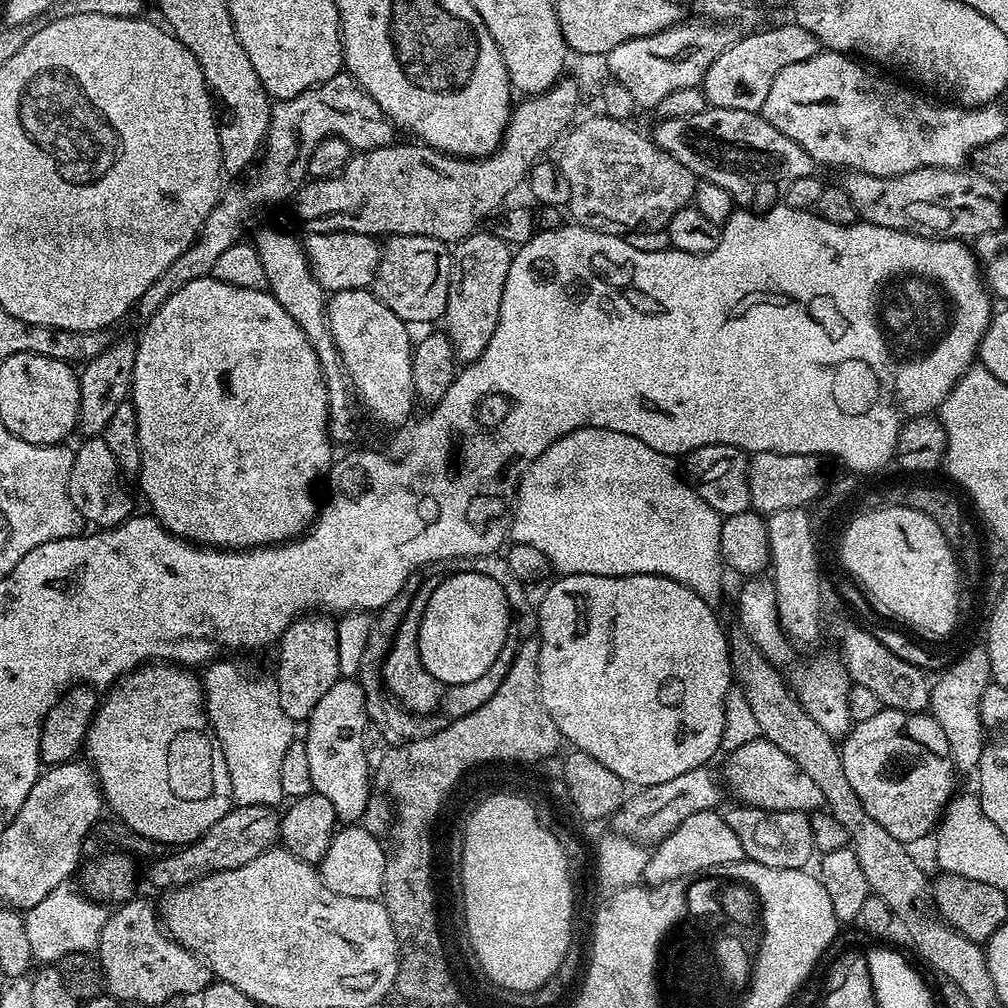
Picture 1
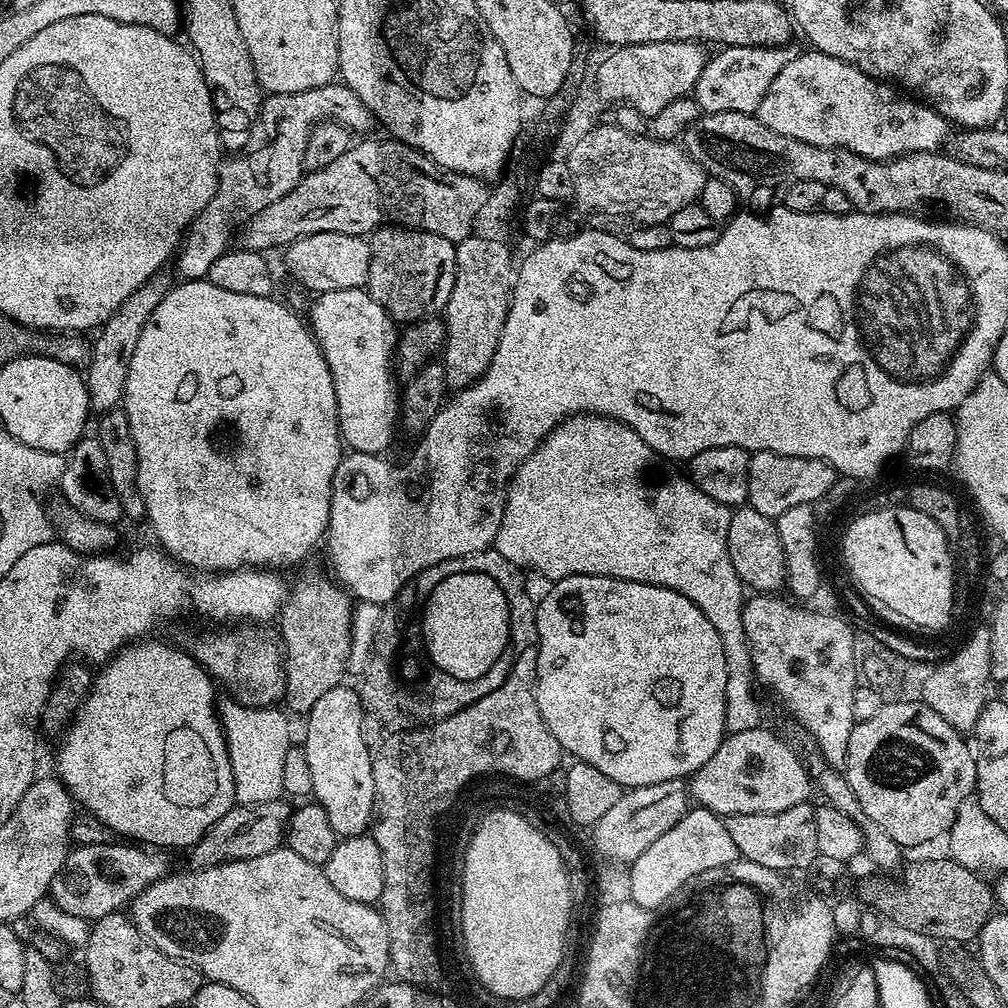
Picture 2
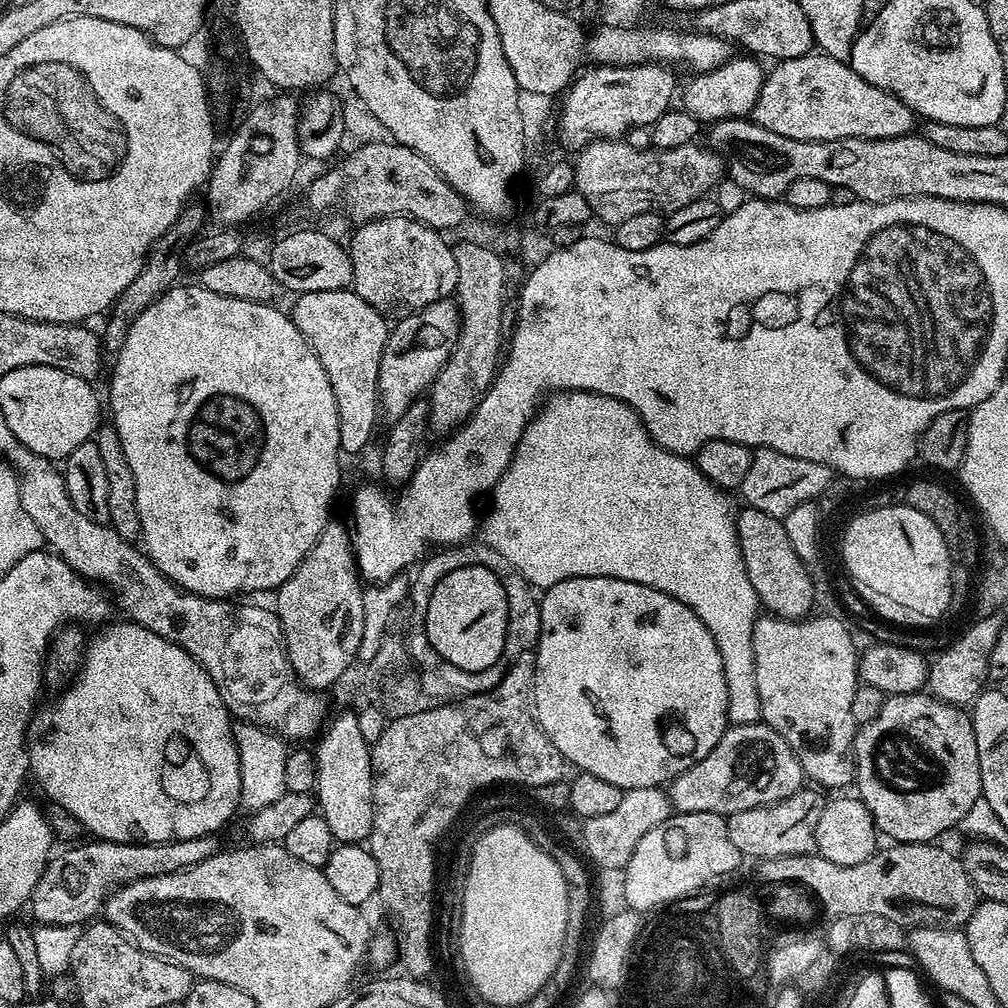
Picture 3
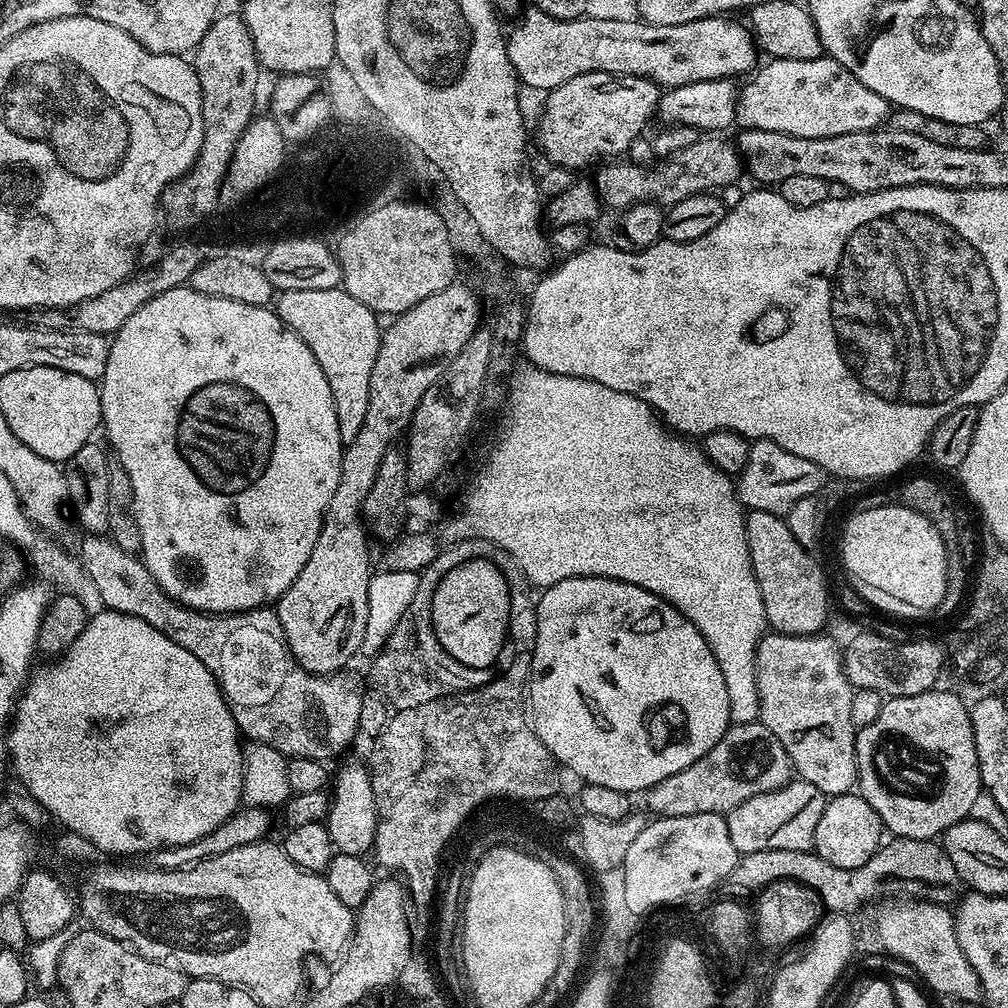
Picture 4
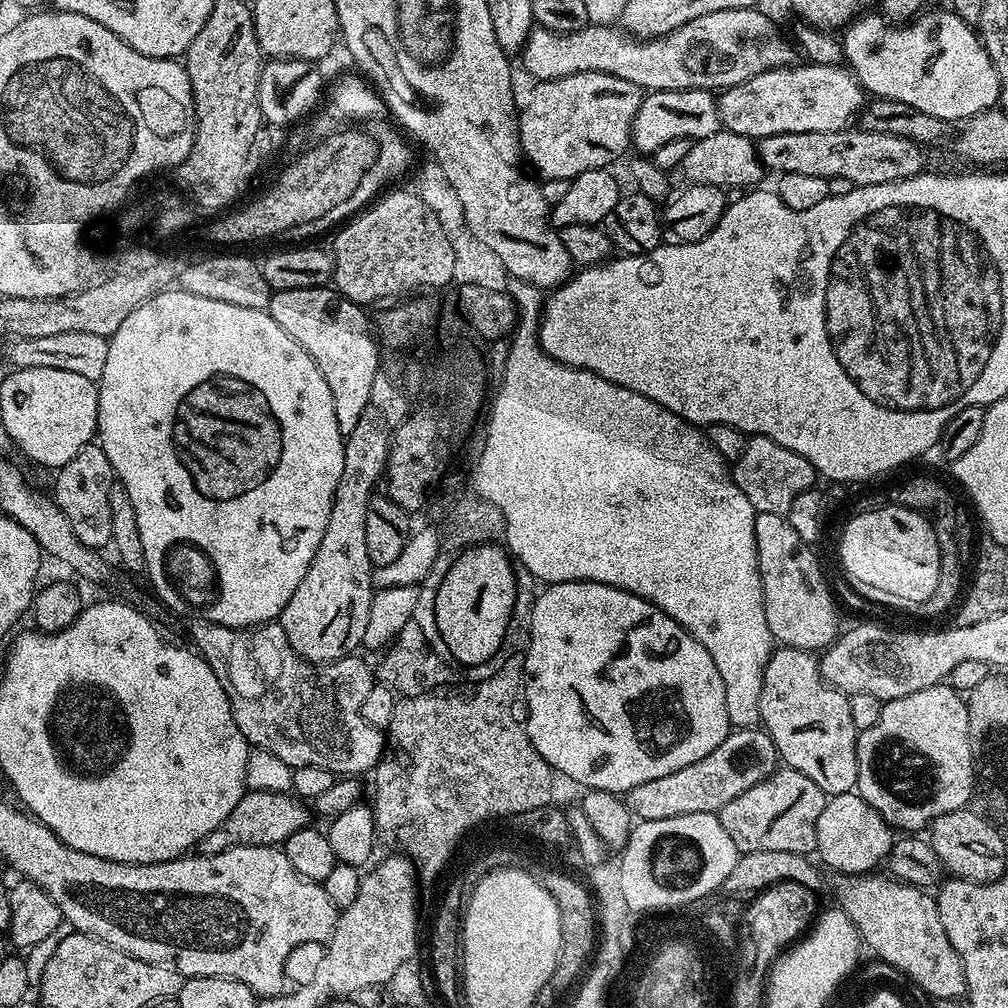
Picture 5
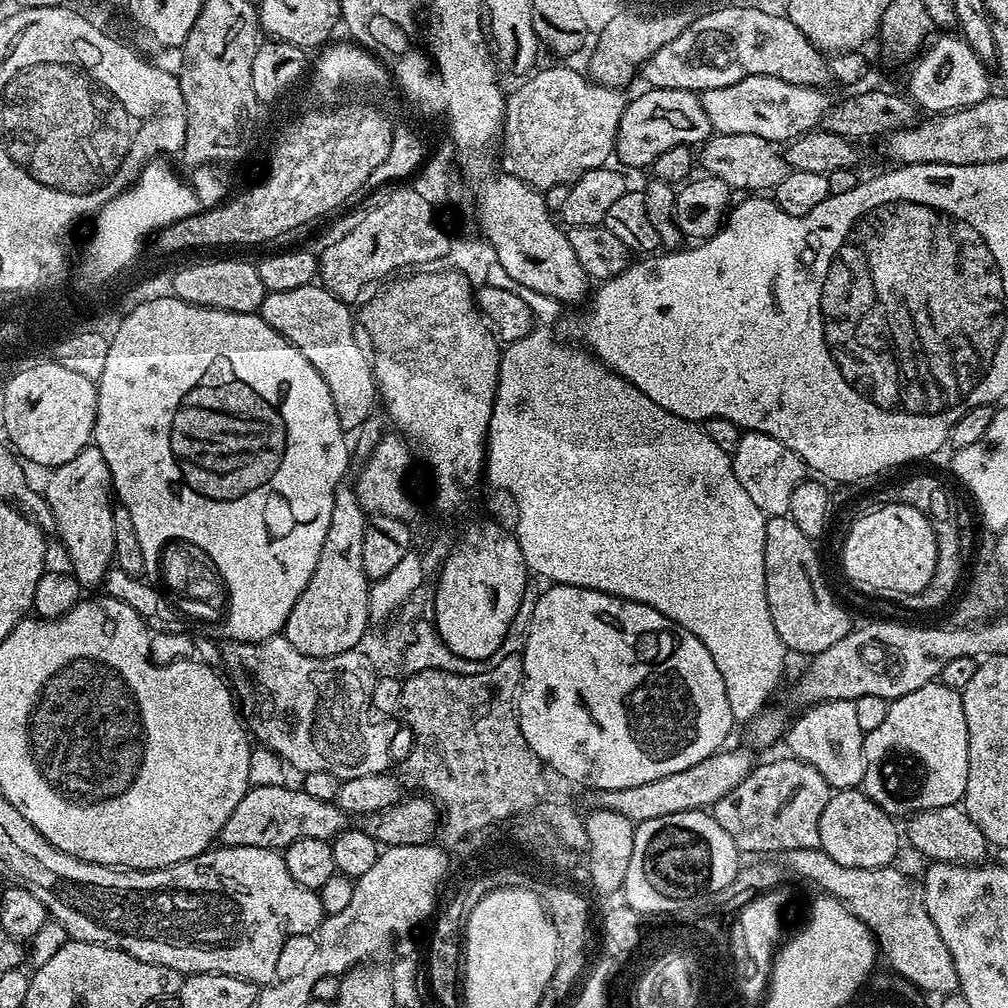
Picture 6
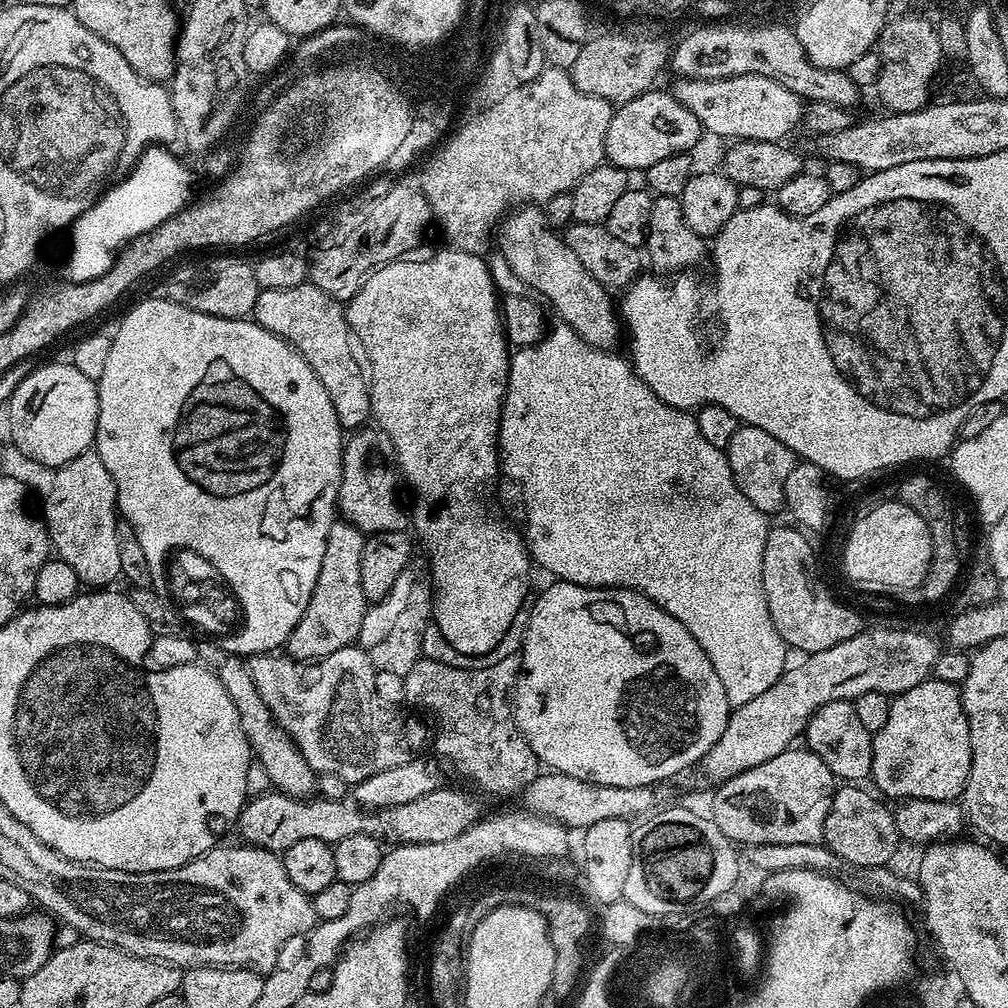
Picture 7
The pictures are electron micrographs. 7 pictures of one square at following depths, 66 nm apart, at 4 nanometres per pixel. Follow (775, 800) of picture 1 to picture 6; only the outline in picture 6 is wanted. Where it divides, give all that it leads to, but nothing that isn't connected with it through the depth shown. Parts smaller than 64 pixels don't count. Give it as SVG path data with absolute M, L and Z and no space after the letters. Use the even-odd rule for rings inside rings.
M725 747L715 752L710 758L702 758L702 762L694 762L690 770L678 770L678 774L666 774L666 778L654 778L654 782L642 782L642 786L626 786L622 790L593 791L592 804L614 810L630 818L633 824L650 822L650 818L662 818L666 814L682 814L697 810L711 809L718 798L726 798L742 778L752 772L754 759L747 752L749 749Z

